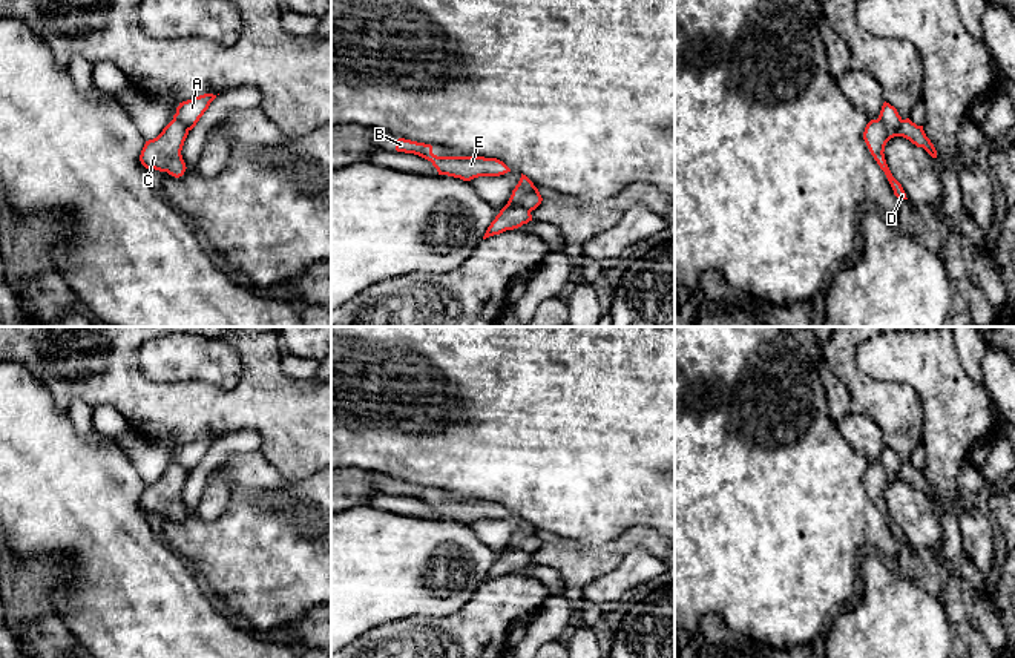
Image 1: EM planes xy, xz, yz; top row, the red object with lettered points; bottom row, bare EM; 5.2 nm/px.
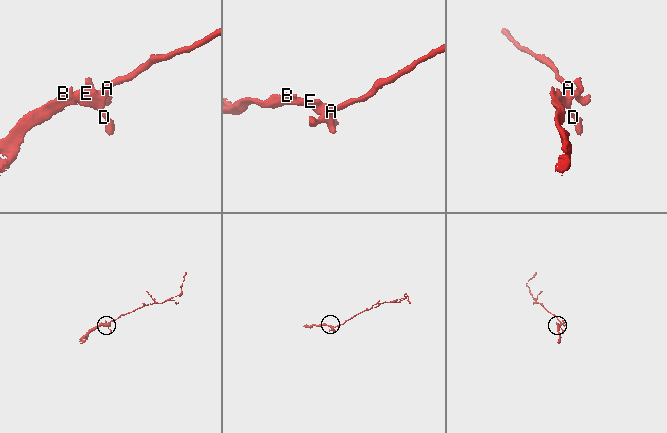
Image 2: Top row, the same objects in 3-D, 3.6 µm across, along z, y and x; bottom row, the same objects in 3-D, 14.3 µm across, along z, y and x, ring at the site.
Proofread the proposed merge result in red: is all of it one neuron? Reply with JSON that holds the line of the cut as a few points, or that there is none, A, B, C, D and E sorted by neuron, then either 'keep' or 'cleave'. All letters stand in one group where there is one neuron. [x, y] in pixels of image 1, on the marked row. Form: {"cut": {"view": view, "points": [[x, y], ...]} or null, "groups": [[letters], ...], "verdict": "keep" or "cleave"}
{"cut": {"view": "xz", "points": [[535, 187], [520, 201], [529, 212]]}, "groups": [["A"], ["B", "C", "D", "E"]], "verdict": "cleave"}

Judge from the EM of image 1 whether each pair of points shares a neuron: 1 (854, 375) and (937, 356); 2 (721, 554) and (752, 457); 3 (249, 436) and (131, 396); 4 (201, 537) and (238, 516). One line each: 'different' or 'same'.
1: different
2: same
3: different
4: same

